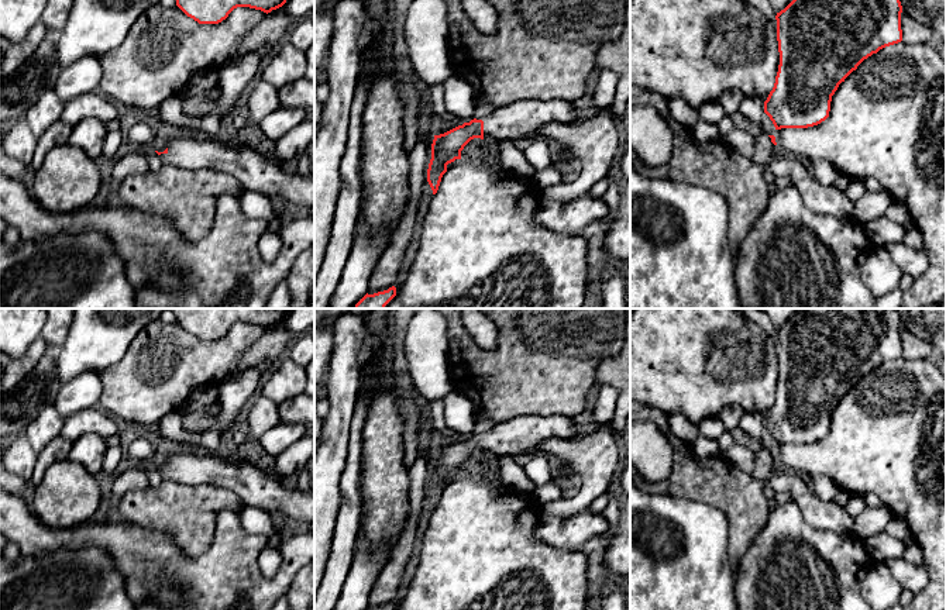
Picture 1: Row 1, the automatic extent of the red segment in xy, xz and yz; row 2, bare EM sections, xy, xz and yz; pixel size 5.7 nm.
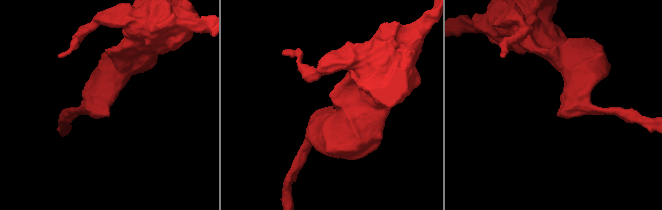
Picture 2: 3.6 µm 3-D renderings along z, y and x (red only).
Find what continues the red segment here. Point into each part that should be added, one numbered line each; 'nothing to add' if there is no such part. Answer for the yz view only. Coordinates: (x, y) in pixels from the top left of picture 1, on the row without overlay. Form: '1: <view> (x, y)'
1: yz (764, 465)

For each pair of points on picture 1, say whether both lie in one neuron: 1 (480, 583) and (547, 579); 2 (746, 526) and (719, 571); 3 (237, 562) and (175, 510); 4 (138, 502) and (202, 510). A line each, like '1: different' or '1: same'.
1: same
2: different
3: different
4: same

